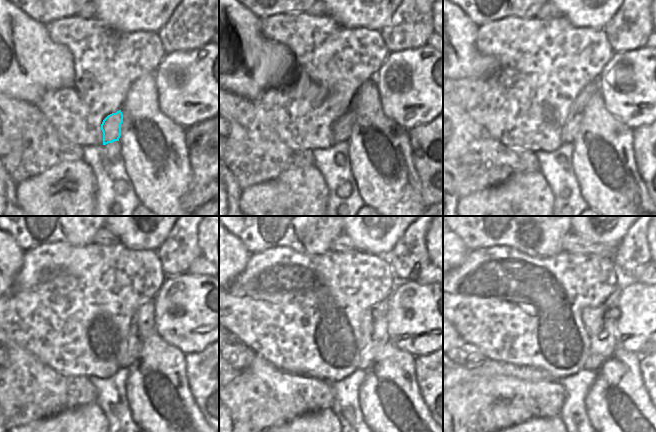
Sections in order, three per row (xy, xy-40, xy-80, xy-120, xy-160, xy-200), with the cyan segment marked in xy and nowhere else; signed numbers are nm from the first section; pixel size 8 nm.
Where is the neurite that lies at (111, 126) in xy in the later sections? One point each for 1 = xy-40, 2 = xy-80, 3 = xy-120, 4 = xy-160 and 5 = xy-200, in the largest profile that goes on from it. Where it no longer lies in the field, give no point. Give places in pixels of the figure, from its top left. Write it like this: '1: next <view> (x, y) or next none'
1: next xy-40 (341, 128)
2: next xy-80 (572, 124)
3: next xy-120 (143, 324)
4: next xy-160 (374, 337)
5: next xy-200 (600, 322)

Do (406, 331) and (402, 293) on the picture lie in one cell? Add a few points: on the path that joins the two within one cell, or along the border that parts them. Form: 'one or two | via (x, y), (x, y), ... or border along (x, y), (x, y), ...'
one | via (406, 322), (404, 302)

